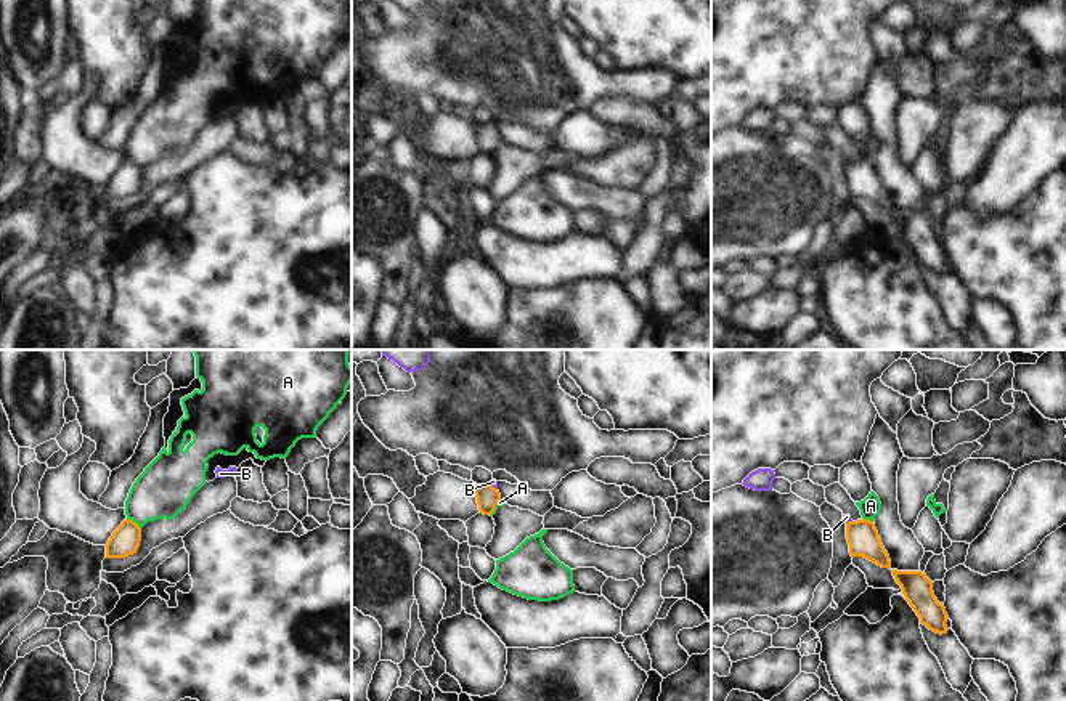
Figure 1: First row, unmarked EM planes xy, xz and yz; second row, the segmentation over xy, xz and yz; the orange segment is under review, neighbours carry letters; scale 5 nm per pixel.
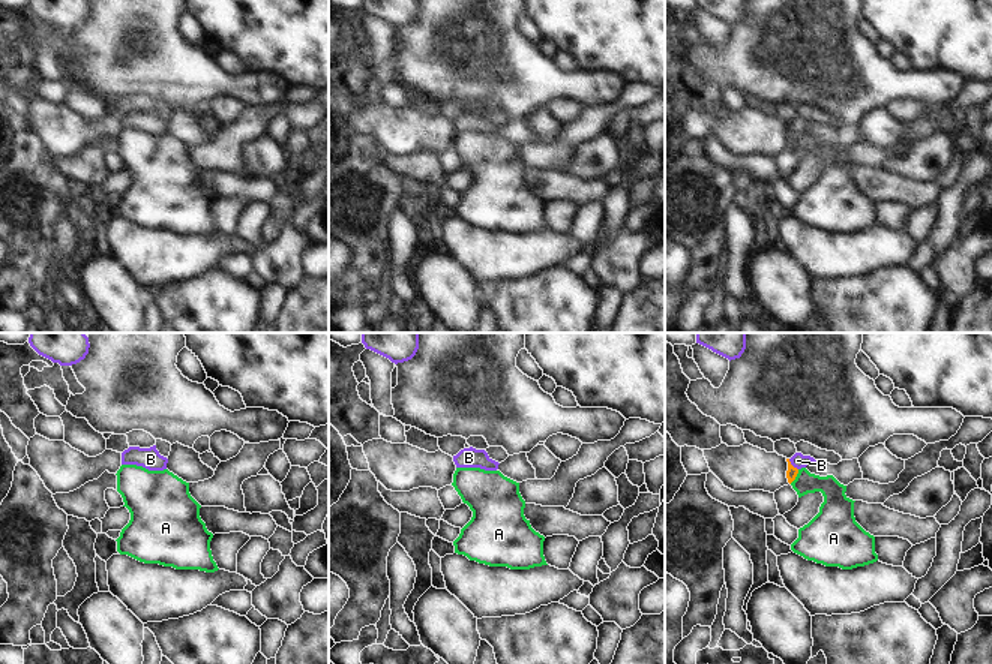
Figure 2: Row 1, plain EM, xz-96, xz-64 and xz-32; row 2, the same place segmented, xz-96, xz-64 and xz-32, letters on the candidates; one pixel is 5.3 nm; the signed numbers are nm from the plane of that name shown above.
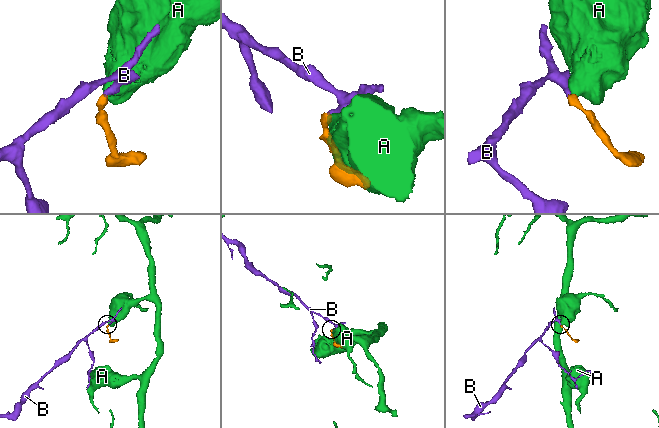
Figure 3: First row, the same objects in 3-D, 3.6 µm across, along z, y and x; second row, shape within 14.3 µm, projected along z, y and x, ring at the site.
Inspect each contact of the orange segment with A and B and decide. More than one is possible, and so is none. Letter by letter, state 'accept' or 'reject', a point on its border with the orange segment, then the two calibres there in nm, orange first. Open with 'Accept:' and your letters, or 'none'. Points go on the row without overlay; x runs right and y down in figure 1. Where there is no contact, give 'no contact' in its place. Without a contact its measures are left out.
Accept: B
A: reject; meets orange in xy at (134, 162); 140 nm thick on the orange side, 280 nm on the other
B: accept; meets orange in xz at (492, 127); 110 nm thick on the orange side, 40 nm on the other

